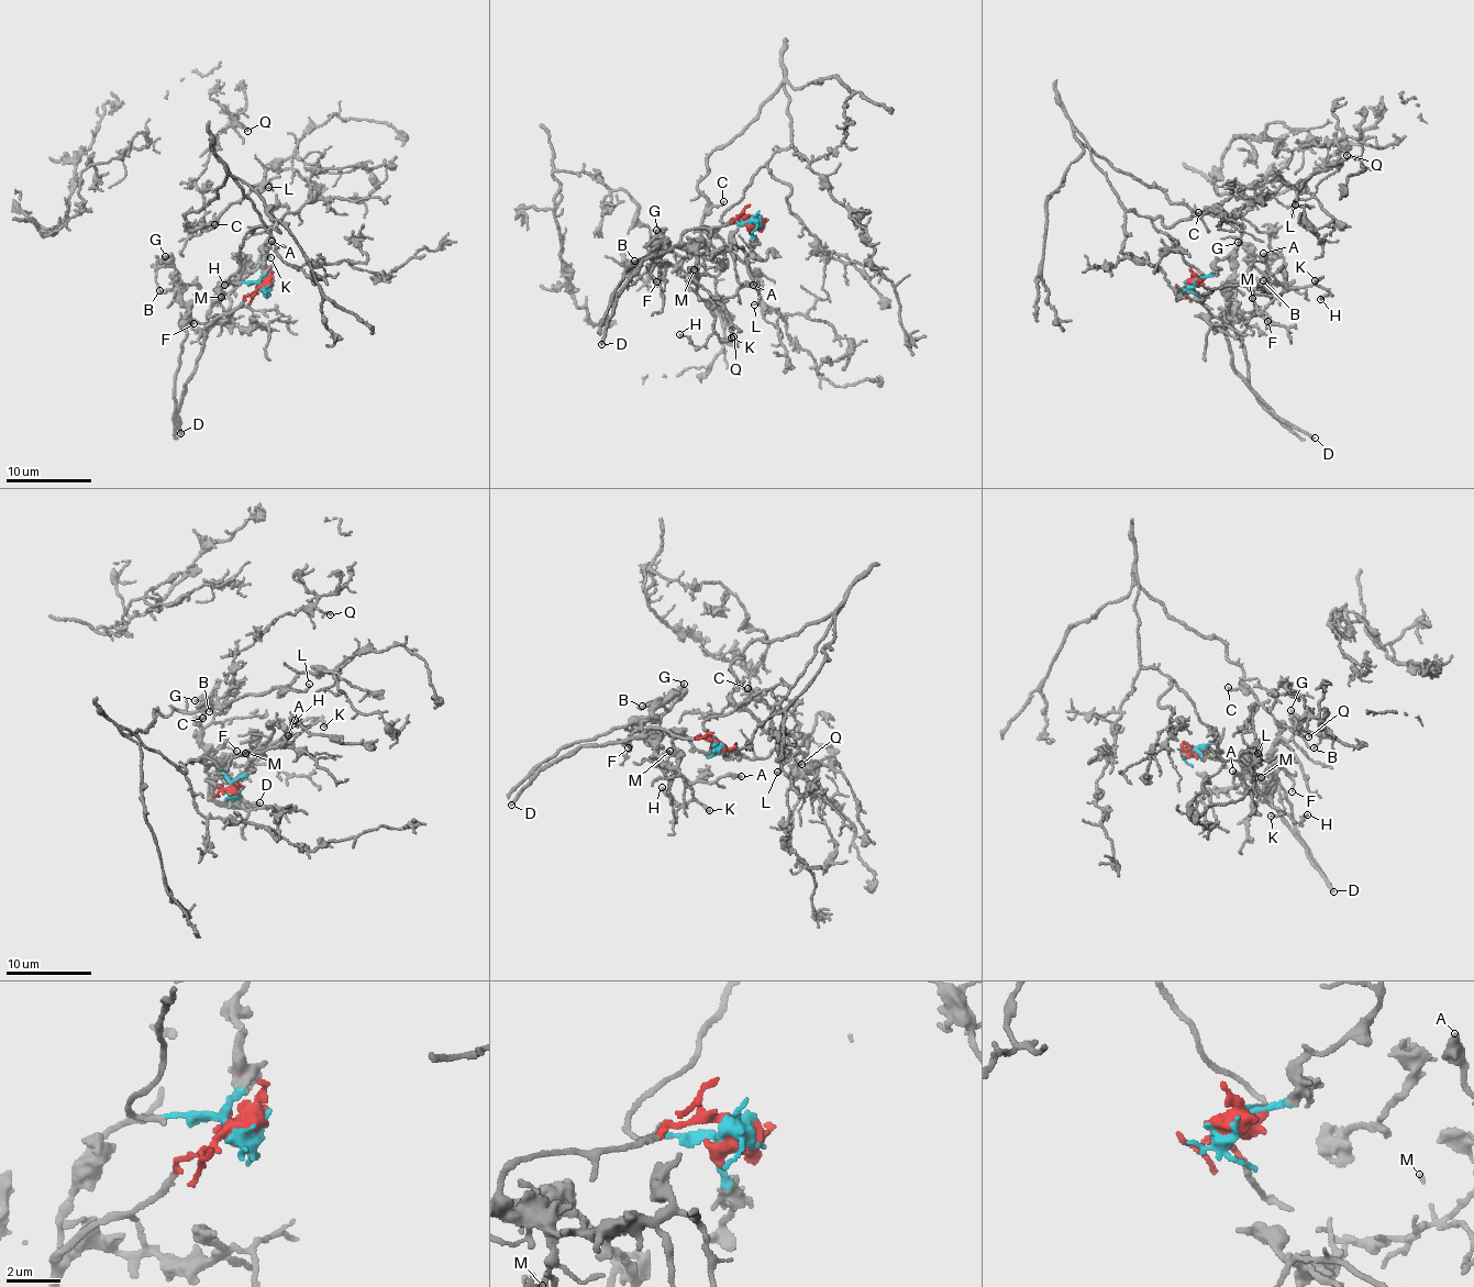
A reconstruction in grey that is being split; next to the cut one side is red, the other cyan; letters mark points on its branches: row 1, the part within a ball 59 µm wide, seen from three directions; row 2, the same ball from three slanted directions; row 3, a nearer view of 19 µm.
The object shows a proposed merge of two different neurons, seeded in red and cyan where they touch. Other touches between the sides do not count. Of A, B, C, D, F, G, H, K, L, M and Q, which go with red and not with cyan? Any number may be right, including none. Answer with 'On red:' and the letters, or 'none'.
On red: A, B, D, F, G, H, K, M

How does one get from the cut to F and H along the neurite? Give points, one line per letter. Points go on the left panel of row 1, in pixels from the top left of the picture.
F: (265, 288), (251, 292), (206, 329), (218, 324), (194, 323)
H: (265, 288), (247, 296), (206, 329), (228, 320), (230, 291), (250, 274), (251, 266), (223, 285)

